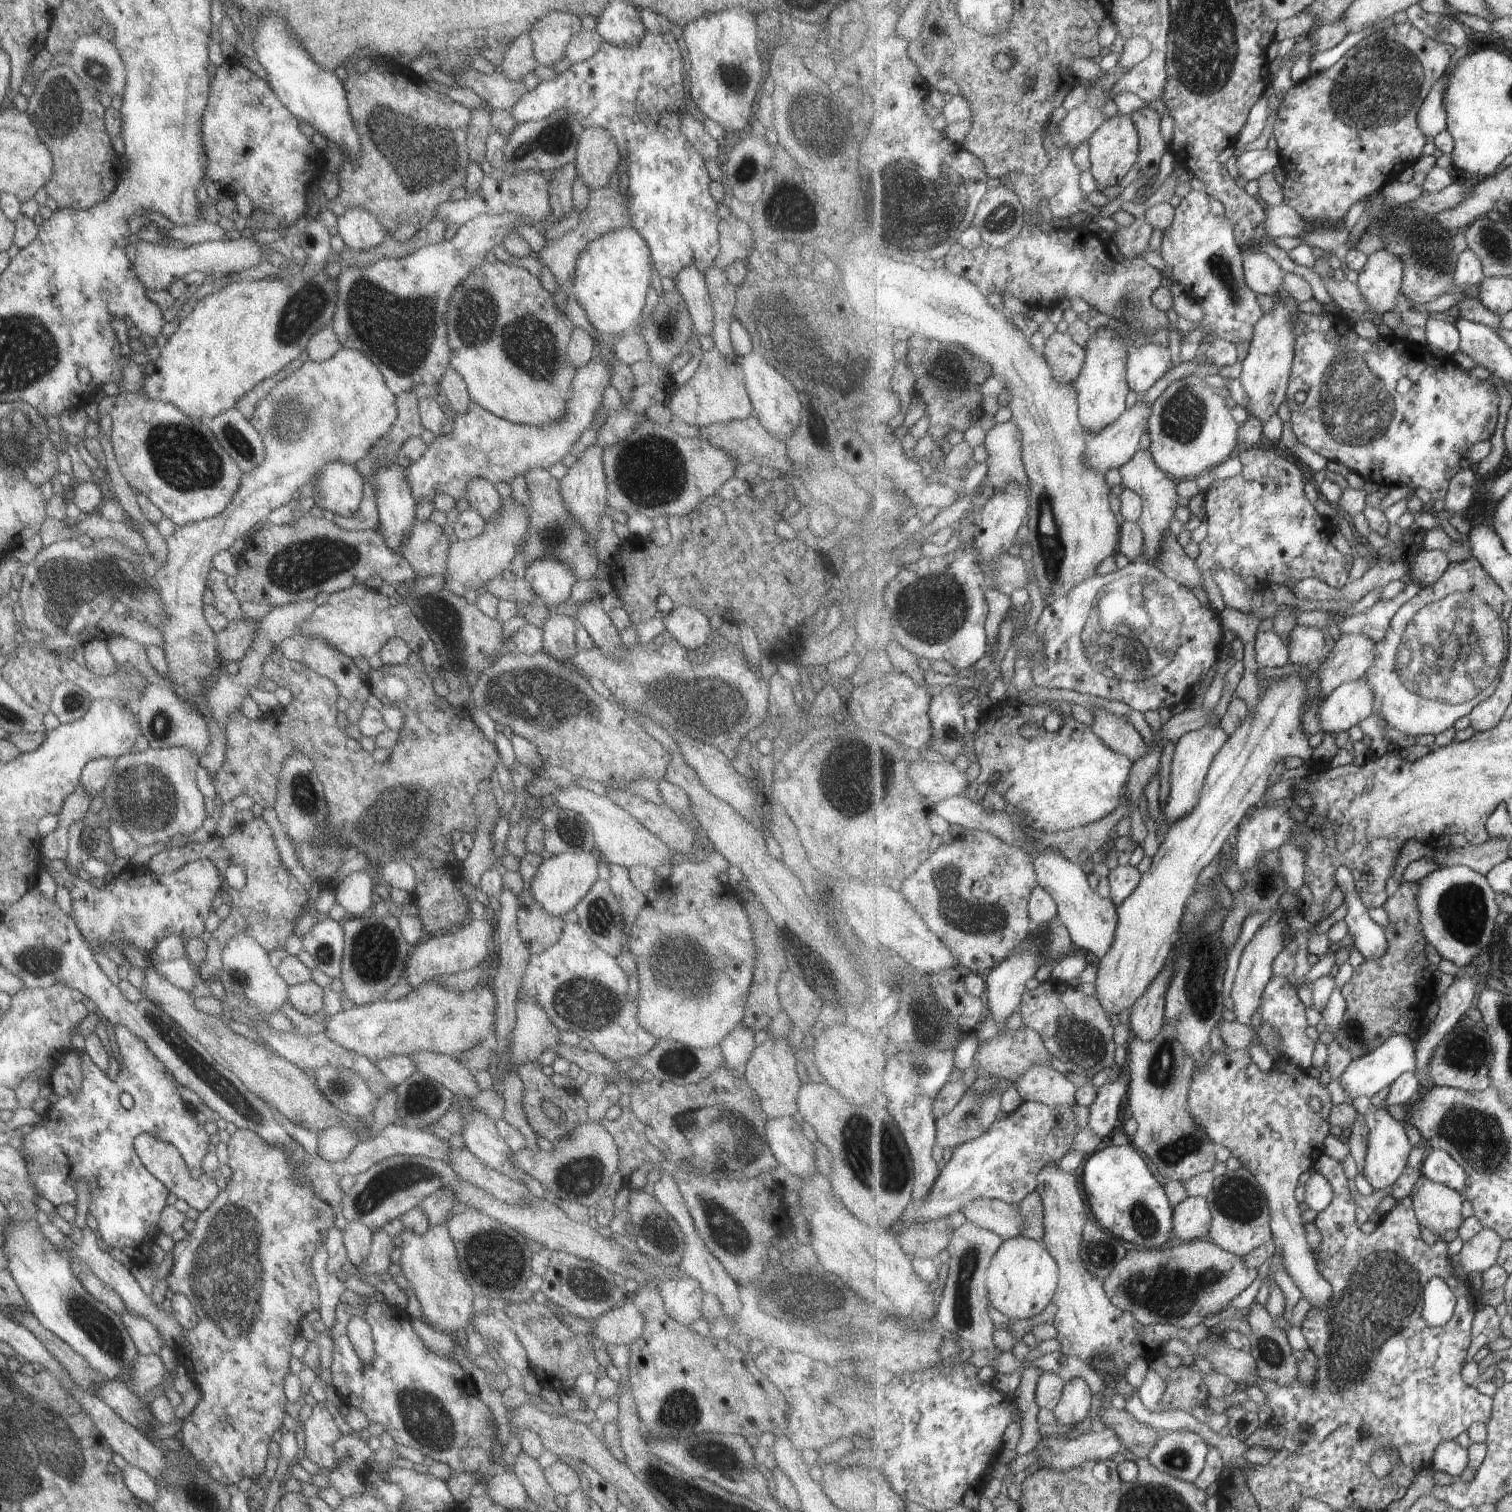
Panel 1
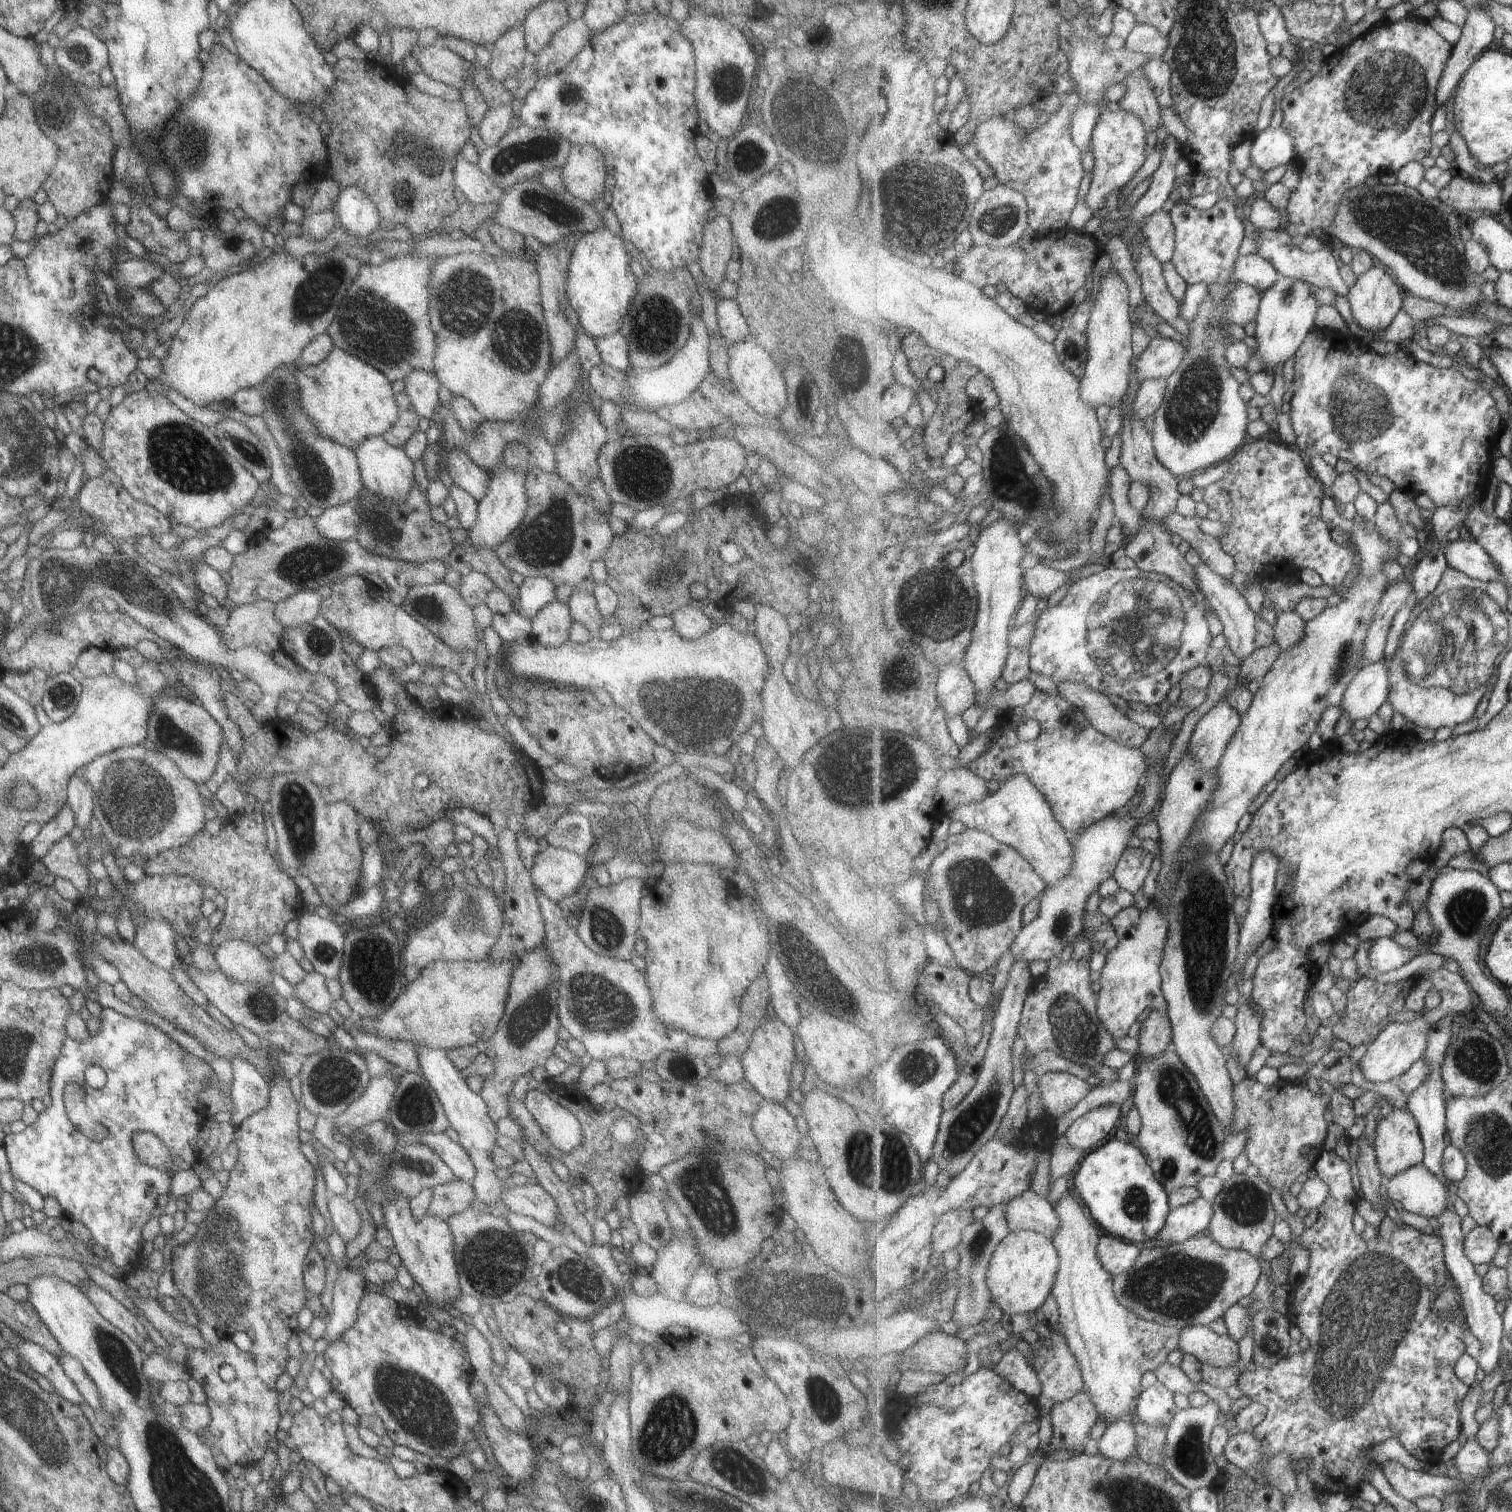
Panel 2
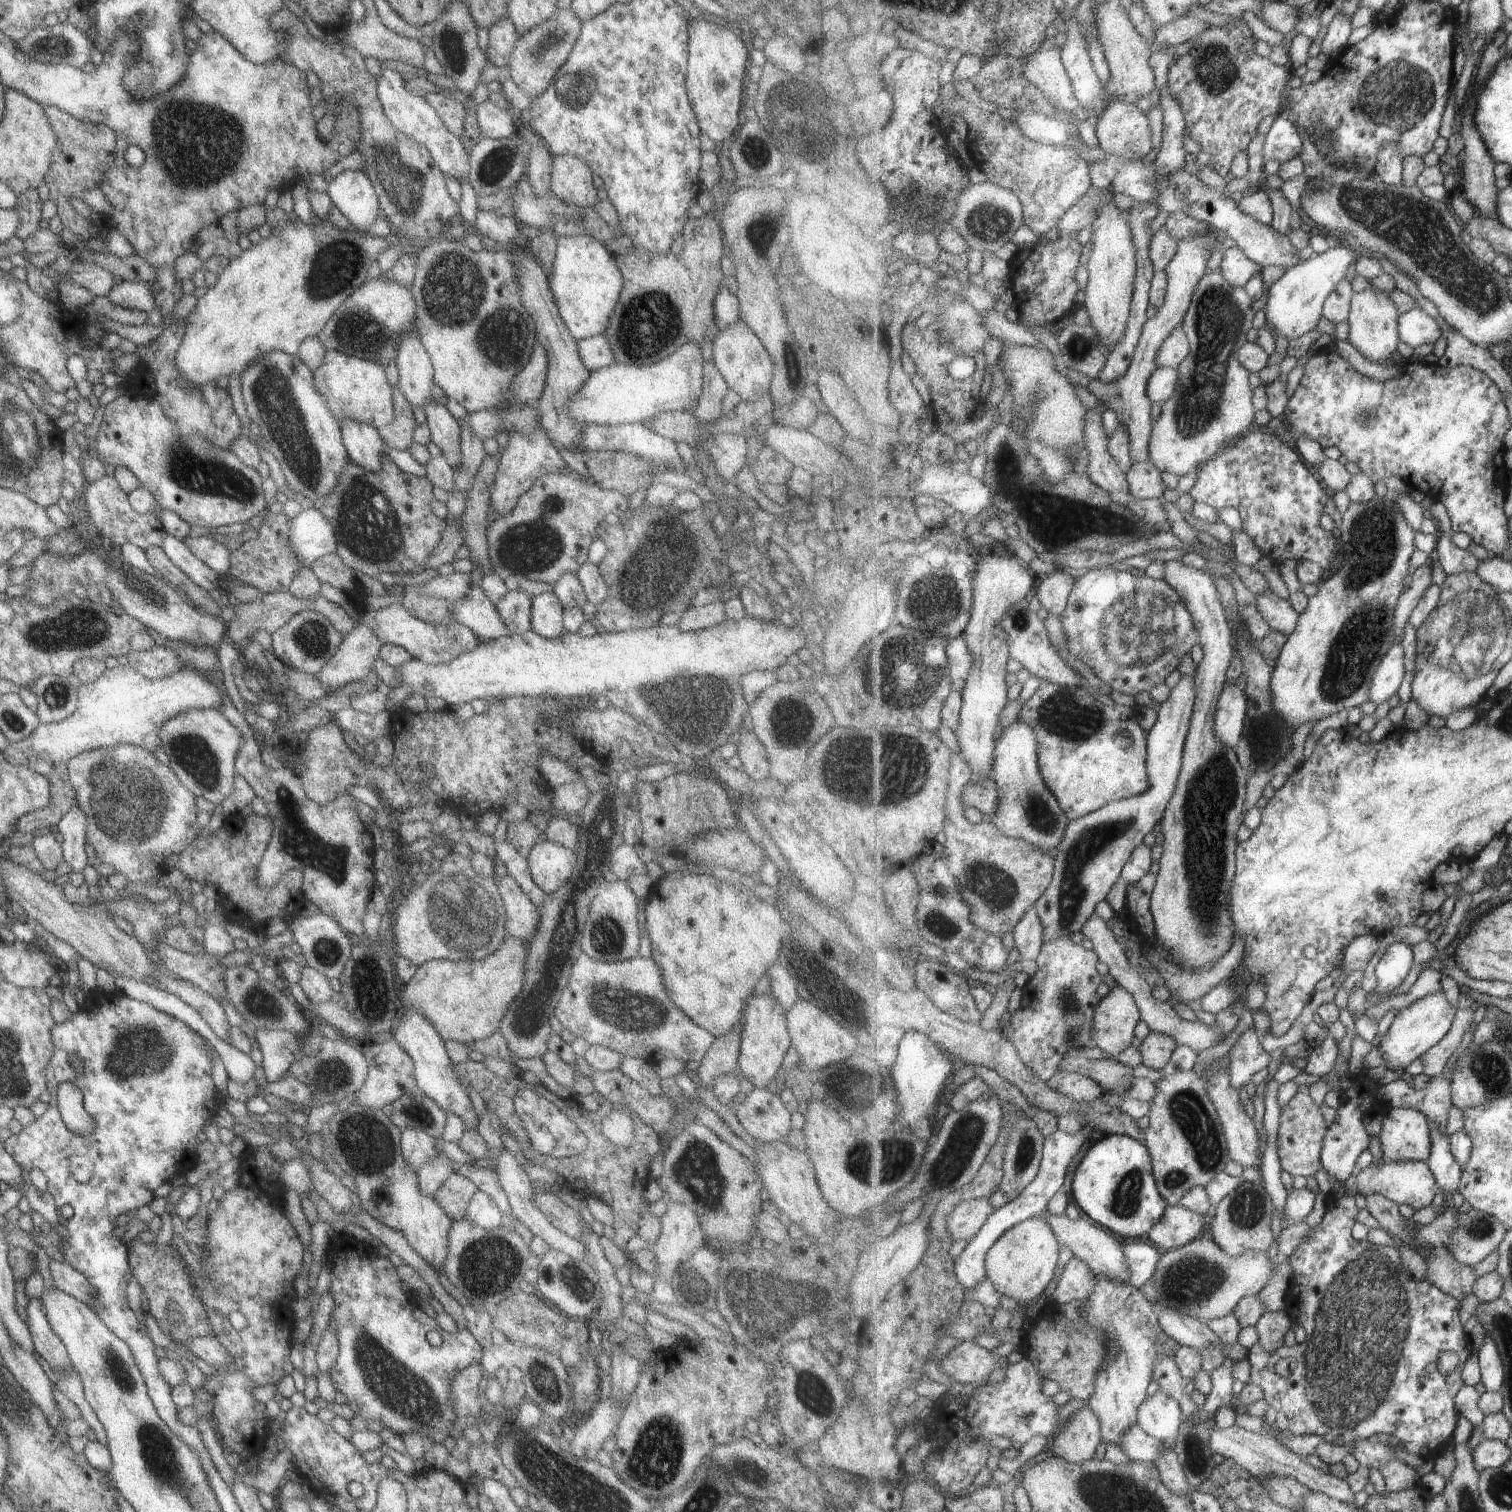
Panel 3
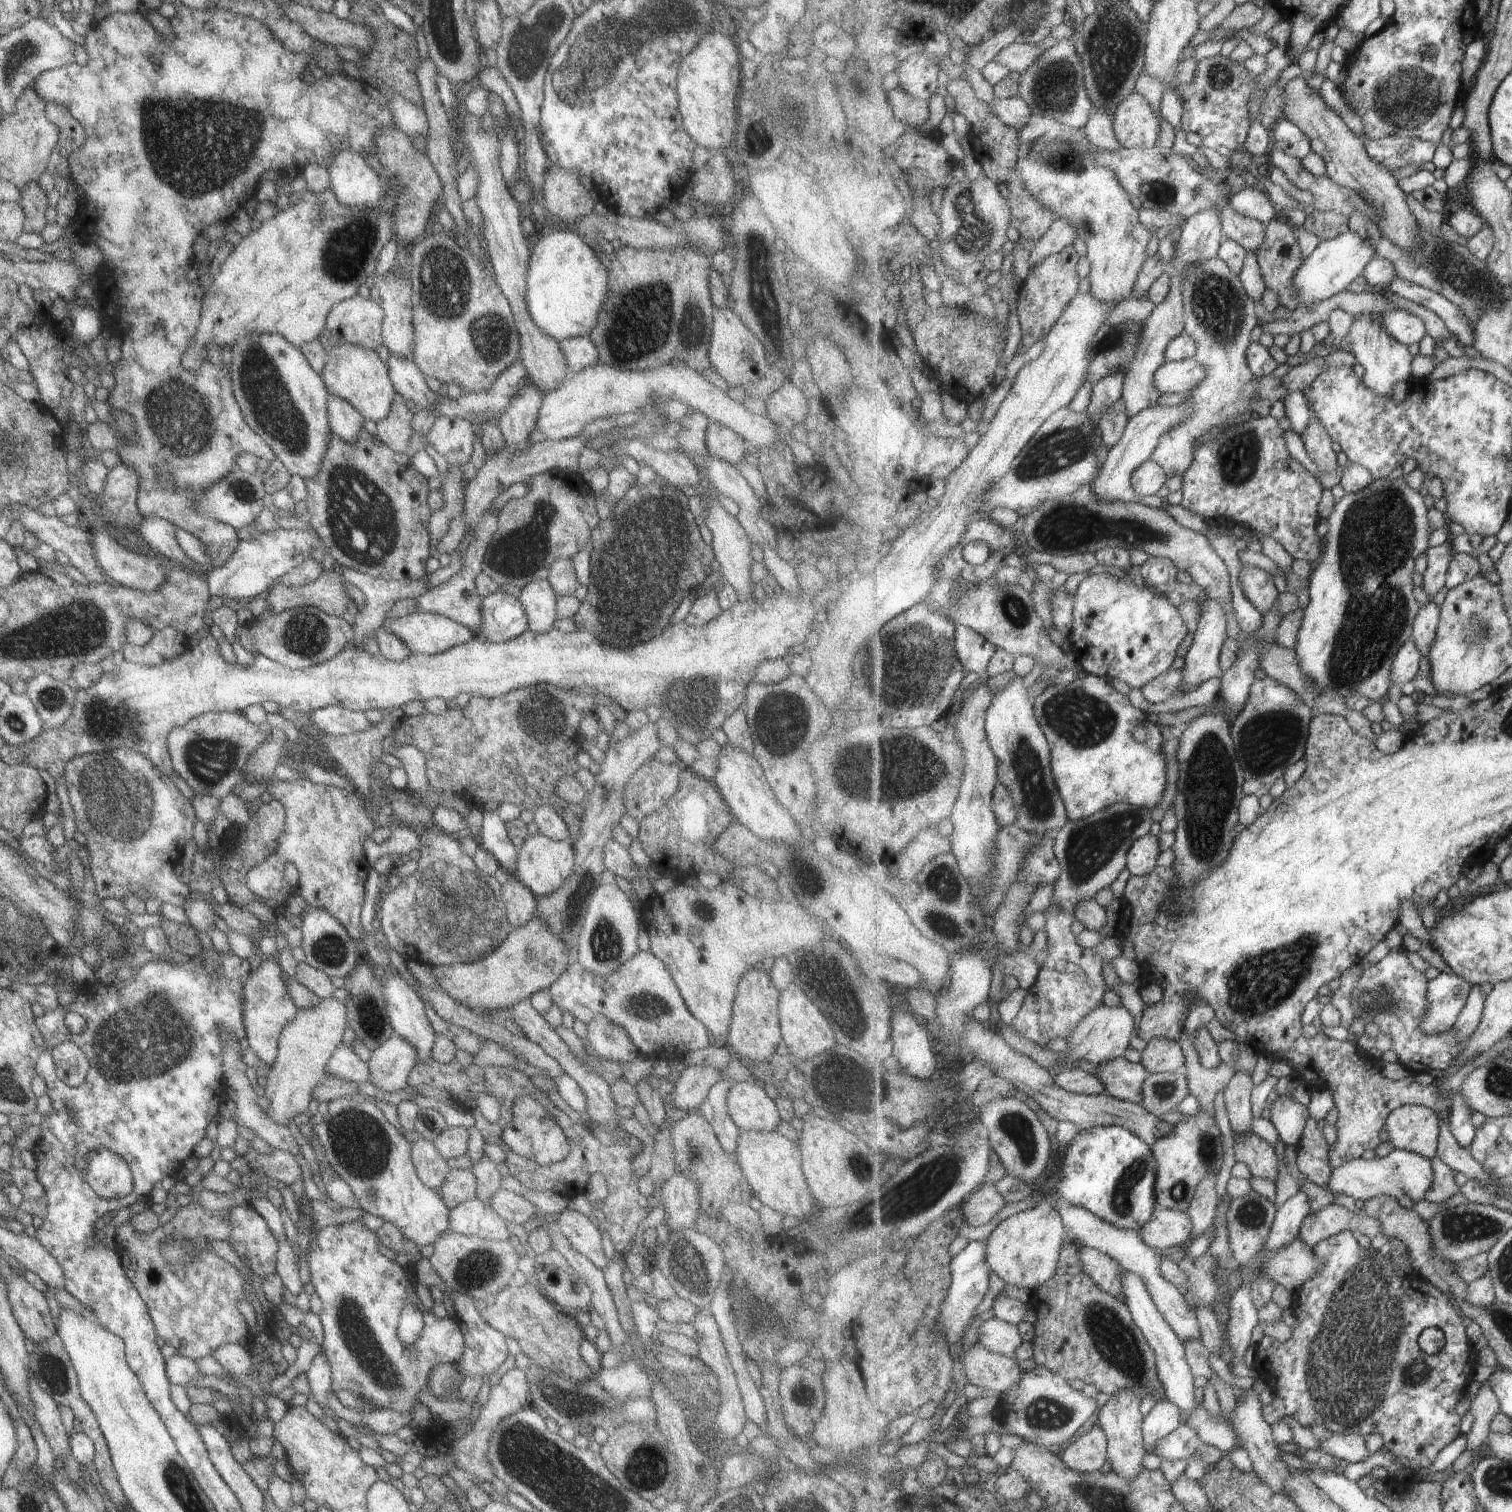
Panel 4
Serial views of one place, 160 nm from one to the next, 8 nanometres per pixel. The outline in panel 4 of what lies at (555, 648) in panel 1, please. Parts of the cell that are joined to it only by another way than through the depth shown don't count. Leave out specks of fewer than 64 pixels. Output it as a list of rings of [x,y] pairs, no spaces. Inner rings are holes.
[[[546,579],[522,586],[518,599],[525,613],[527,629],[544,633],[553,628],[556,594]]]

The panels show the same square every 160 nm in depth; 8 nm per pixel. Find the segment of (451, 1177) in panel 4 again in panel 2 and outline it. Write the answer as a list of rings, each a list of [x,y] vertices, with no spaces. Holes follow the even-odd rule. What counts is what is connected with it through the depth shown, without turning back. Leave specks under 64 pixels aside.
[[[461,1179],[435,1185],[431,1192],[426,1212],[444,1221],[448,1216],[465,1210],[474,1199],[472,1186]]]

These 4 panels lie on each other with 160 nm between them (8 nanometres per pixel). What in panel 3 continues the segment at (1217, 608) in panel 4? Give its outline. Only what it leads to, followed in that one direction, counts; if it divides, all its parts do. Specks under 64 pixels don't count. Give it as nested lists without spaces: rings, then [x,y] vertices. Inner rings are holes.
[[[1194,676],[1182,677],[1181,681],[1173,688],[1170,699],[1158,706],[1158,719],[1155,726],[1148,732],[1148,771],[1151,786],[1140,795],[1132,799],[1111,801],[1099,810],[1090,812],[1084,817],[1078,818],[1070,823],[1065,831],[1065,838],[1056,856],[1056,869],[1049,888],[1036,902],[1039,918],[1042,924],[1042,937],[1044,944],[1055,939],[1069,939],[1071,934],[1081,932],[1084,924],[1092,920],[1096,914],[1095,908],[1101,900],[1111,892],[1122,870],[1129,862],[1135,849],[1143,844],[1145,836],[1155,830],[1155,826],[1164,817],[1167,805],[1173,798],[1178,778],[1182,769],[1184,746],[1186,736],[1190,731],[1190,722],[1194,713],[1196,703],[1196,690]]]

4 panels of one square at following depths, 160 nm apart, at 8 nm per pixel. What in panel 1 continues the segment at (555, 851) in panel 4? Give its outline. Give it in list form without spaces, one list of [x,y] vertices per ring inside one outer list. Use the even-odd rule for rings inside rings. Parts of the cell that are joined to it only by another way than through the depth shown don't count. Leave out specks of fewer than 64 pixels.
[[[590,851],[550,855],[539,863],[528,884],[528,891],[541,910],[551,916],[563,918],[584,897],[591,885],[599,880],[596,874],[598,861]]]

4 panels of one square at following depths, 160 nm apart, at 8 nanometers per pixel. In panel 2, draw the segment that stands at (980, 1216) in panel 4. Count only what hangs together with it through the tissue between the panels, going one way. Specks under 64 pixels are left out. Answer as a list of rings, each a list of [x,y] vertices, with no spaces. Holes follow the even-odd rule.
[[[958,1208],[946,1212],[935,1225],[932,1234],[932,1249],[935,1254],[957,1248],[961,1244],[964,1230],[975,1220],[969,1209]]]

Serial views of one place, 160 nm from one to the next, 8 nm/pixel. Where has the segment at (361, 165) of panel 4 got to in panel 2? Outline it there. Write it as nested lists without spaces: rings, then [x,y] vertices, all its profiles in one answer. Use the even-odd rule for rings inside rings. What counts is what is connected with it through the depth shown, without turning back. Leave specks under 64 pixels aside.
[[[356,186],[339,187],[335,204],[336,222],[349,236],[364,237],[377,230],[379,217],[376,206]]]

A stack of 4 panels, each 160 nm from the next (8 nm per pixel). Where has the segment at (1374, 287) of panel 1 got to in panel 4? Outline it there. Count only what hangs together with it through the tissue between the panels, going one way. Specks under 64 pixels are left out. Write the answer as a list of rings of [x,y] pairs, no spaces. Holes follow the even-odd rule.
[[[1363,313],[1356,316],[1349,334],[1342,340],[1337,349],[1352,353],[1357,362],[1364,368],[1363,380],[1378,395],[1391,395],[1397,382],[1411,384],[1411,362],[1413,354],[1409,345],[1398,341],[1382,323],[1381,313]]]

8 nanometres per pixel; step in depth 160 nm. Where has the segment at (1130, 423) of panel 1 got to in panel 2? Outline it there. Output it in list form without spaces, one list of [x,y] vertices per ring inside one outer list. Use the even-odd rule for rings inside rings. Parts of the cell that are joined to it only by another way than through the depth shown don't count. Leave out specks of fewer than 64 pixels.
[[[1149,379],[1141,384],[1132,402],[1132,414],[1135,419],[1143,421],[1161,408],[1168,387],[1168,379]]]

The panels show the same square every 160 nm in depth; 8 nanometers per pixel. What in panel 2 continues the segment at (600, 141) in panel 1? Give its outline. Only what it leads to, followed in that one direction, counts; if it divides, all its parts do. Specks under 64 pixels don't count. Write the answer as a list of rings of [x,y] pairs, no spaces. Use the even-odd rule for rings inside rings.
[[[573,145],[560,166],[560,175],[565,191],[591,204],[602,196],[605,189],[604,158],[593,145]]]

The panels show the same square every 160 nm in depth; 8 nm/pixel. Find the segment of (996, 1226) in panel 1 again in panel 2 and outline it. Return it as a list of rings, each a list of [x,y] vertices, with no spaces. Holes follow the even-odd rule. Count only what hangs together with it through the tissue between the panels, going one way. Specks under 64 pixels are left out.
[[[1031,1188],[1008,1202],[1005,1214],[1012,1231],[1033,1231],[1053,1238],[1061,1228],[1054,1206]]]

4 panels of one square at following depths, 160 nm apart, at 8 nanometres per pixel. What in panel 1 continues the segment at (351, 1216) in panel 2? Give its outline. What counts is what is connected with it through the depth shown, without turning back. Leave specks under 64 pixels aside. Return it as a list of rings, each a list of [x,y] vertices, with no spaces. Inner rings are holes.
[[[347,1221],[342,1231],[342,1245],[345,1250],[345,1260],[358,1267],[369,1254],[372,1231],[359,1221]]]

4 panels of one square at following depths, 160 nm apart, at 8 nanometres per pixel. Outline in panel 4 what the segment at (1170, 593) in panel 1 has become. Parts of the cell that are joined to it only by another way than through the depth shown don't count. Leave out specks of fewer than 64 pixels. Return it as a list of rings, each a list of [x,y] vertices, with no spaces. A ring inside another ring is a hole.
[[[1096,570],[1088,573],[1080,582],[1074,599],[1075,622],[1069,641],[1071,648],[1079,656],[1081,669],[1087,674],[1113,680],[1118,678],[1141,690],[1171,669],[1175,658],[1182,653],[1180,646],[1188,637],[1187,622],[1177,605],[1161,596],[1157,590],[1151,592],[1145,585],[1136,586],[1133,582],[1127,582],[1121,572]]]

